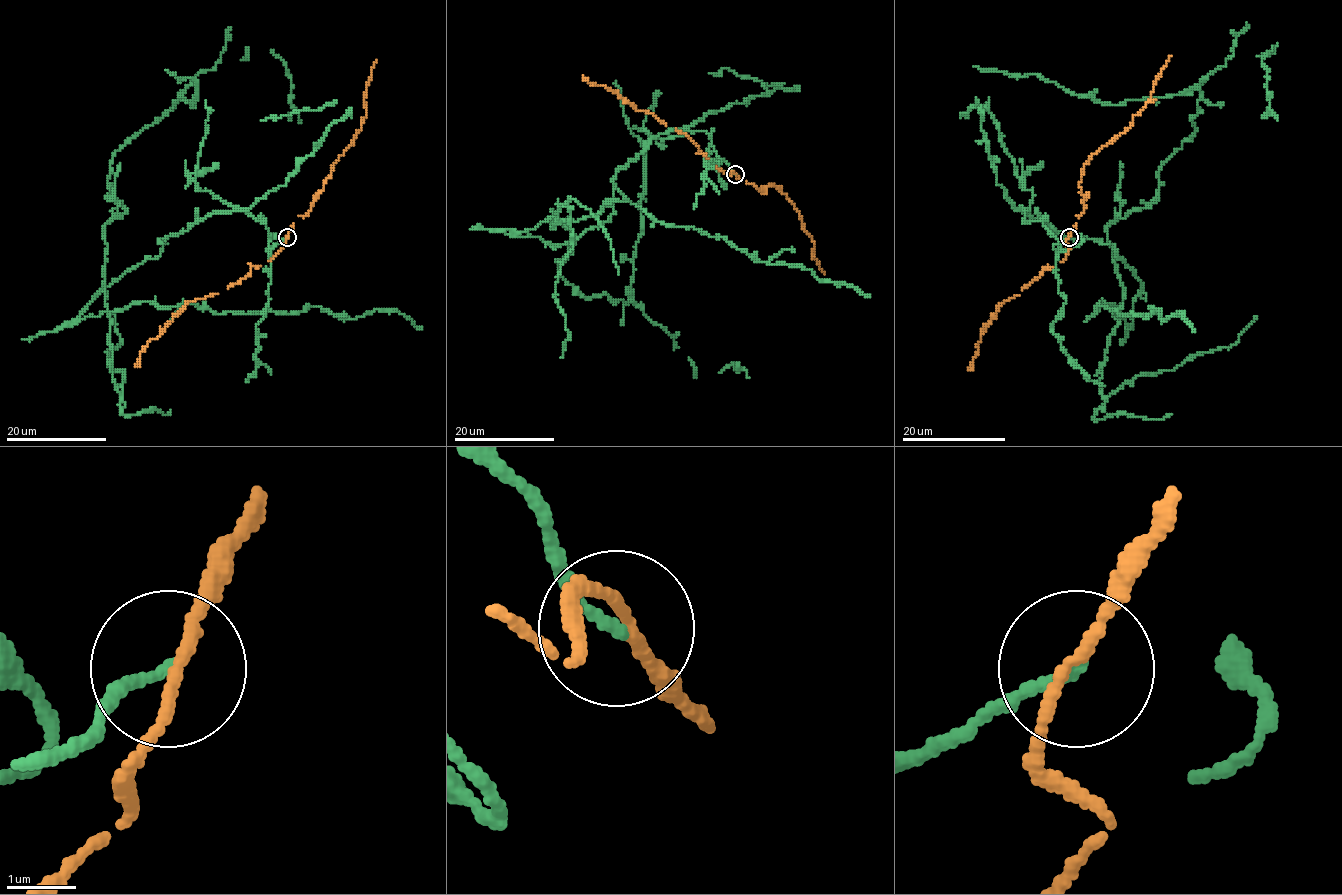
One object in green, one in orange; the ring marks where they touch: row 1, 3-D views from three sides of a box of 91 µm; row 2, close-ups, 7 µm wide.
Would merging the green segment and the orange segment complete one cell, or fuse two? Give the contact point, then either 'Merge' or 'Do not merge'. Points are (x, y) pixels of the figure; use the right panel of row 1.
Place: (1069, 237). Do not merge

